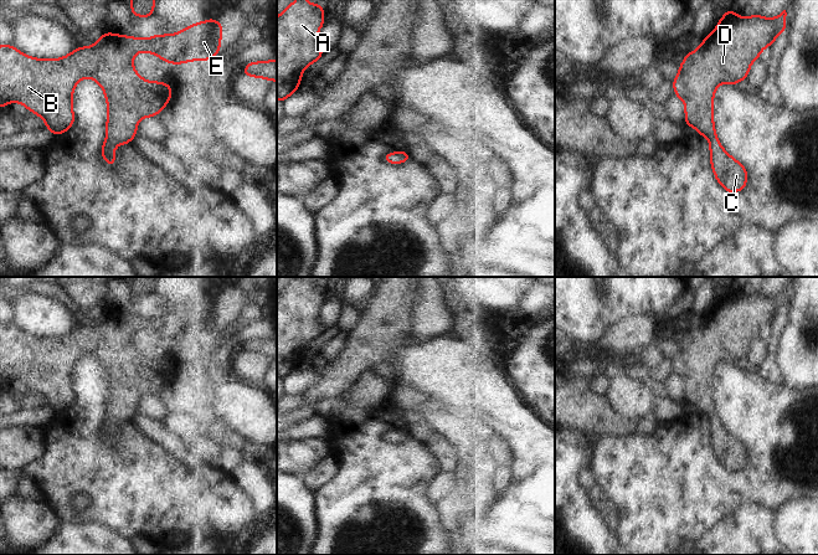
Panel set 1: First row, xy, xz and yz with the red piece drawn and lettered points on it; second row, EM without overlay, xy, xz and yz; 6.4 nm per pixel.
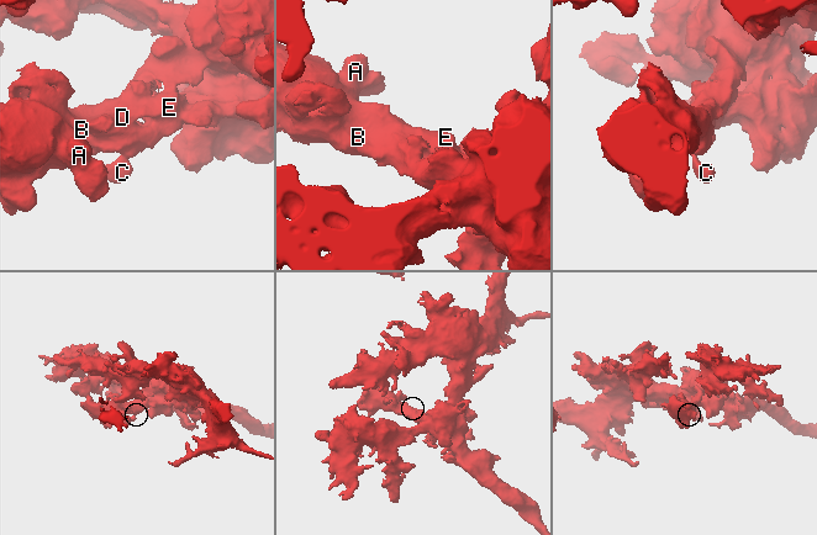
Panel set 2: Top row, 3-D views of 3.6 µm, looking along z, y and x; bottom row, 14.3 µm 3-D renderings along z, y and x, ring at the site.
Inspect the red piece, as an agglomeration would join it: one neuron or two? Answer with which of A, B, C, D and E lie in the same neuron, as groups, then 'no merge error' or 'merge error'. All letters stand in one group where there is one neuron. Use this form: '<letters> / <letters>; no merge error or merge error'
A B C D E; no merge error

